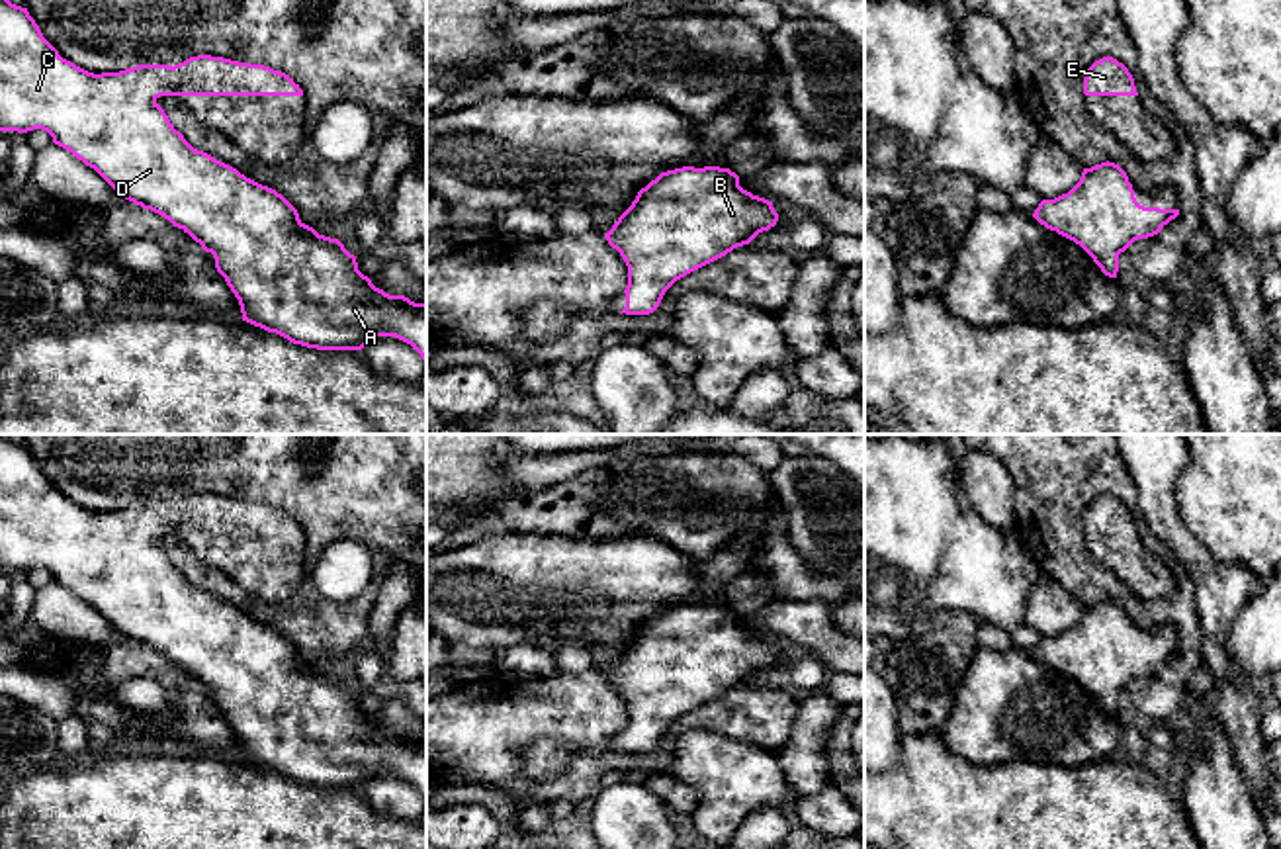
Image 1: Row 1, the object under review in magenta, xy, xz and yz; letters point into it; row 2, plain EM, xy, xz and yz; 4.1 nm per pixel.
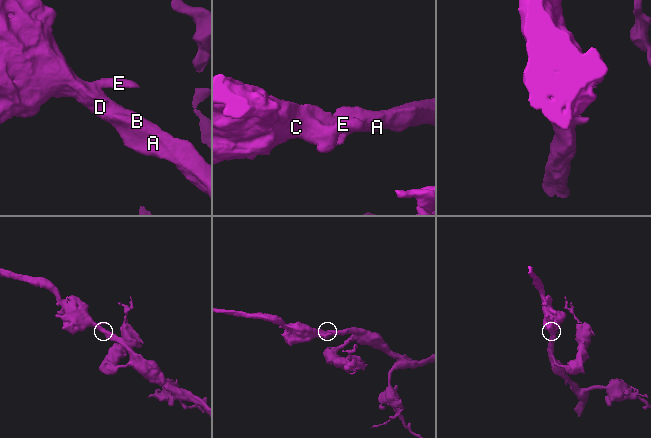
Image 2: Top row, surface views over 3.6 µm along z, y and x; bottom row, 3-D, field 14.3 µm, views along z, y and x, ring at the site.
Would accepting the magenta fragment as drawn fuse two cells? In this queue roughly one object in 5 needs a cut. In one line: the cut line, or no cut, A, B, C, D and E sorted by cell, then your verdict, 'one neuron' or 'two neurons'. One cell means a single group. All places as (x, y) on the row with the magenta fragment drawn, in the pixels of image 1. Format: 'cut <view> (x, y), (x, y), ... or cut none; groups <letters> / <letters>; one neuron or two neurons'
cut none; groups A B C D E; one neuron

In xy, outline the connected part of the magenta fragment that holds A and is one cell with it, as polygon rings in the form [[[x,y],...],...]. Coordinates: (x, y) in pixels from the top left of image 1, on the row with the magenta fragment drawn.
[[[0,0],[0,131],[47,131],[55,145],[94,168],[121,198],[188,233],[213,254],[217,272],[239,299],[243,321],[317,350],[362,350],[375,336],[395,336],[411,344],[426,364],[426,303],[375,288],[358,270],[356,256],[338,239],[305,225],[282,194],[194,149],[156,104],[160,96],[303,96],[303,90],[286,72],[211,55],[190,57],[174,67],[139,65],[94,74],[63,59],[27,8]]]

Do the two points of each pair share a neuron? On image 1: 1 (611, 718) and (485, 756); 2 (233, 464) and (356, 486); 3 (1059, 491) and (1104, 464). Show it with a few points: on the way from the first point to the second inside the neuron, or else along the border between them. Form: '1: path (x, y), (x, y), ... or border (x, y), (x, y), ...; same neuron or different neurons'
1: path (579, 714), (527, 714), (517, 724); same neuron
2: path (265, 464), (311, 486), (325, 486); same neuron
3: path (1070, 480), (1086, 464), (1092, 464); same neuron

